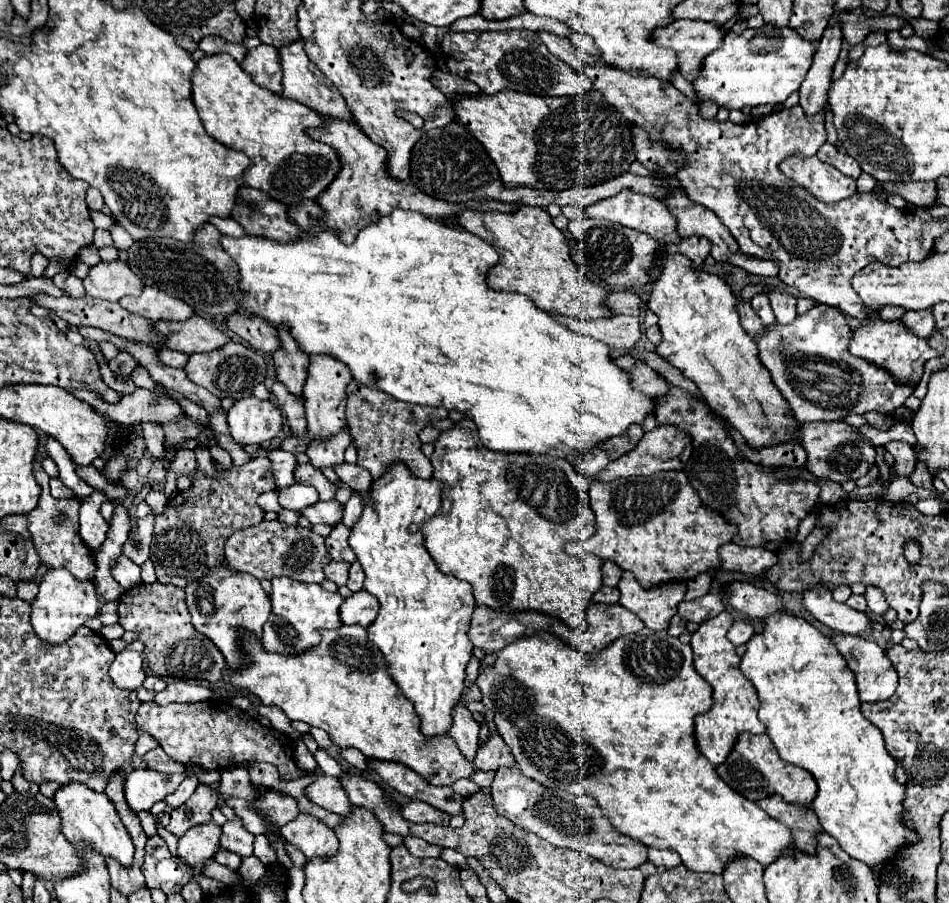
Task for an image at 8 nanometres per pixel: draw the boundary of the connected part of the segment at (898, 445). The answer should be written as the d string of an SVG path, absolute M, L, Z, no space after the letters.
M888 441L884 447L894 455L894 459L896 459L894 467L896 467L898 475L910 475L914 471L916 453L906 441Z

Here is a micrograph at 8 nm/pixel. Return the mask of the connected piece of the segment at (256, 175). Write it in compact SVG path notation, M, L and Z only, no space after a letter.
M206 55L198 61L192 91L206 133L222 145L252 157L252 167L244 173L246 187L260 189L272 199L292 205L304 199L316 199L340 173L336 149L306 135L306 129L324 127L320 115L300 101L284 99L256 85L230 55Z

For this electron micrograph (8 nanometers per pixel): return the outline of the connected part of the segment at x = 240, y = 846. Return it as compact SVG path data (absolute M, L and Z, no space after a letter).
M232 819L232 821L222 825L220 847L228 849L228 851L234 851L234 853L238 853L242 857L248 857L254 851L254 835L248 833L242 827L240 819Z

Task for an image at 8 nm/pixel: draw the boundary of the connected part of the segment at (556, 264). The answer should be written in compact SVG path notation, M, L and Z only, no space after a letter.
M520 207L514 213L476 213L466 209L458 223L488 241L498 253L500 263L488 271L486 283L490 289L508 291L508 293L522 293L534 301L536 307L542 311L554 311L566 317L574 317L580 321L592 321L610 317L612 311L606 305L608 289L594 285L586 275L578 271L570 257L568 241L552 225L552 217L540 207Z

